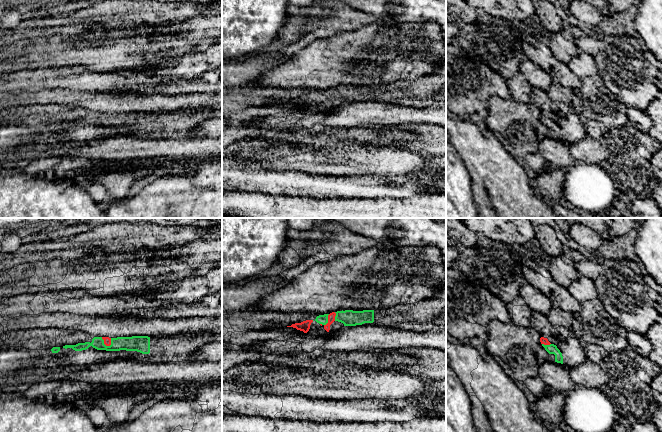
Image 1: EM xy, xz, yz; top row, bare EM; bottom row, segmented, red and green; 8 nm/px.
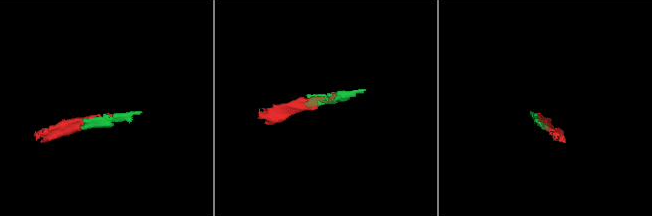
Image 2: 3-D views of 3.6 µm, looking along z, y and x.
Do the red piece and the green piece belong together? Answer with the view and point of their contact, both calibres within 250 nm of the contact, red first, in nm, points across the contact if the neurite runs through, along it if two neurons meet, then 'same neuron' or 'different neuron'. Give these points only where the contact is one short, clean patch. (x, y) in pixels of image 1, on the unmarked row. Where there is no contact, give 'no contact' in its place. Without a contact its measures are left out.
meets red in xy at (105, 120); 60 nm thick on the red side, 130 nm on the other; same neuron

